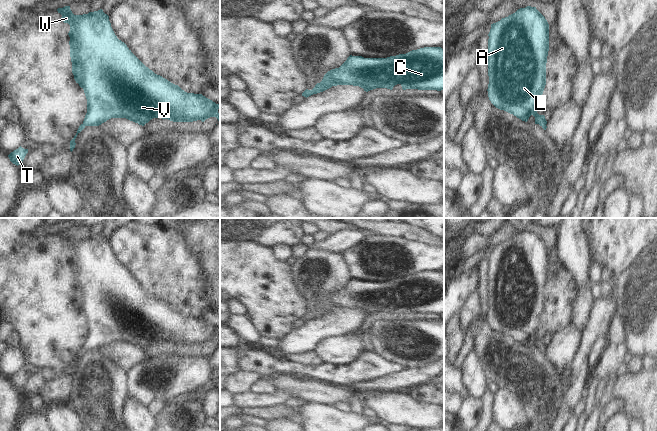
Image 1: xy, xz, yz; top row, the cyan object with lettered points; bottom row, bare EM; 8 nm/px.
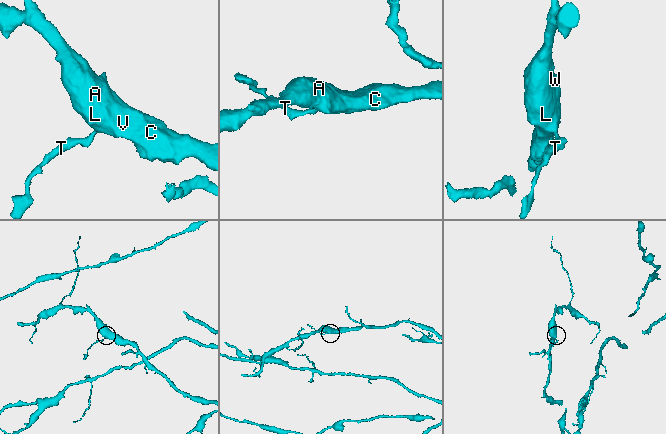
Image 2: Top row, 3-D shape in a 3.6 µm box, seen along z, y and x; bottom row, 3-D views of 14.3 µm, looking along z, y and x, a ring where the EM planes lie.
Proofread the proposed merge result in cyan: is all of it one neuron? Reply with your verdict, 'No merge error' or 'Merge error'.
No merge error.

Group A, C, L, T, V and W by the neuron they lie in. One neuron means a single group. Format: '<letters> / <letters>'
A C L T V W

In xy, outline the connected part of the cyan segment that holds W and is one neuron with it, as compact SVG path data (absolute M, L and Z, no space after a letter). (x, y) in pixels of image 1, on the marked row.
M70 6L58 8L57 11L62 15L61 20L70 25L68 35L70 37L72 73L76 83L84 90L87 99L87 113L84 121L79 126L74 138L70 141L71 152L75 148L77 135L86 126L99 126L111 118L126 118L142 126L153 118L168 119L173 122L193 122L197 120L204 122L210 117L216 117L218 121L220 120L220 114L218 113L219 104L202 94L185 92L178 85L171 83L146 67L131 52L127 45L117 38L111 27L109 16L102 9L83 15L74 15Z

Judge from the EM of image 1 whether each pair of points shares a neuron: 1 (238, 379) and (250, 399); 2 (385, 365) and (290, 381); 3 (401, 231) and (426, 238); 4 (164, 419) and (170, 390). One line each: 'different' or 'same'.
1: different
2: different
3: same
4: different

